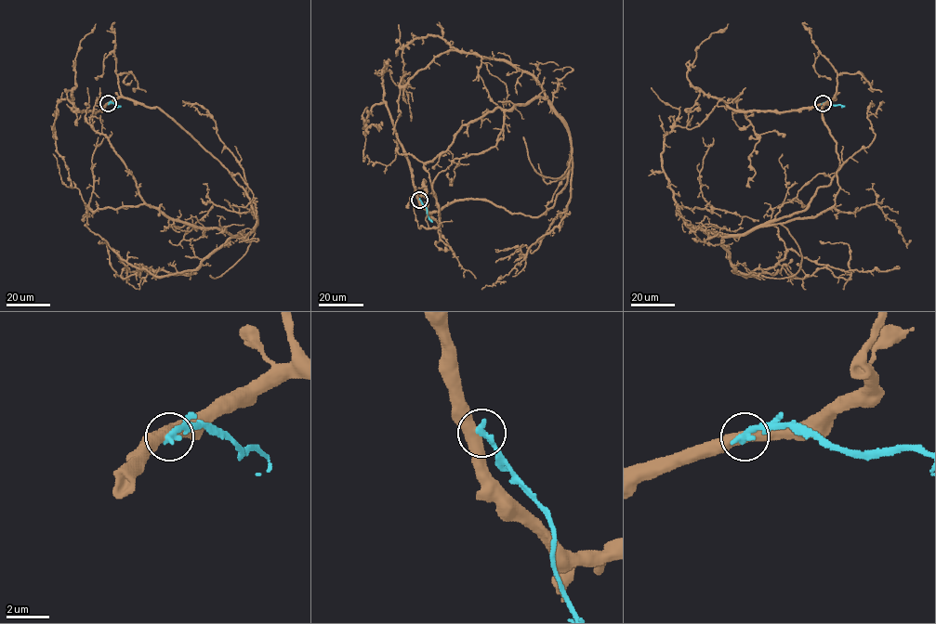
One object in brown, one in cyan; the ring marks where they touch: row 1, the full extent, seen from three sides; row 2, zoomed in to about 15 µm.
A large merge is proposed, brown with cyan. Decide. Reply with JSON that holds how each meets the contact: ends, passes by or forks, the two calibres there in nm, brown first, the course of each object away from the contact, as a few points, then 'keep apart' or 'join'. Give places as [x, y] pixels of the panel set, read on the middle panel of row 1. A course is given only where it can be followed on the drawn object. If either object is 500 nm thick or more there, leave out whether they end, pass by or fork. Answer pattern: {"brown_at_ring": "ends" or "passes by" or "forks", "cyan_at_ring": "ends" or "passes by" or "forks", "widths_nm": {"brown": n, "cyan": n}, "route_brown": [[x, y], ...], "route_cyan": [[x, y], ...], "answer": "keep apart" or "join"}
{"brown_at_ring": "passes by", "cyan_at_ring": "ends", "widths_nm": {"brown": 480, "cyan": 360}, "route_brown": [[419, 200], [539, 216], [565, 188], [571, 136], [528, 72], [428, 34], [402, 48], [411, 121]], "route_cyan": [[419, 200], [432, 222]], "answer": "keep apart"}

